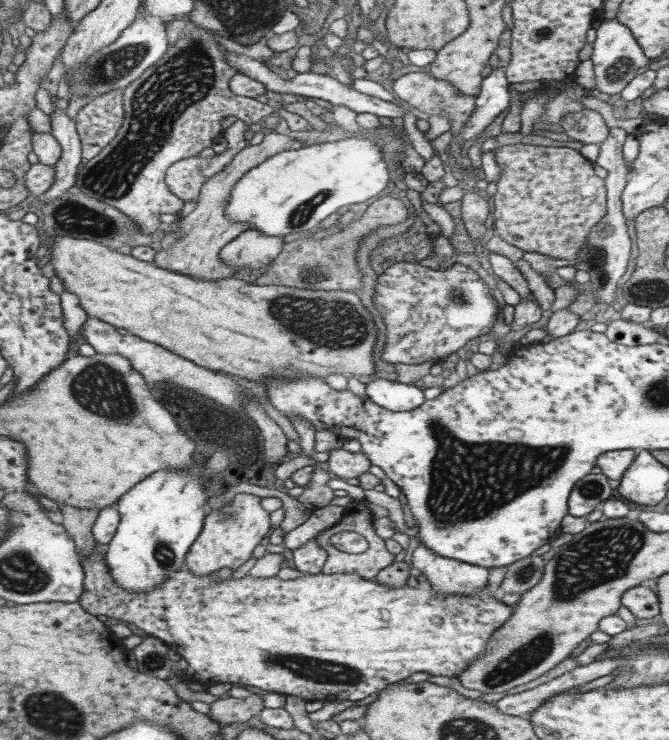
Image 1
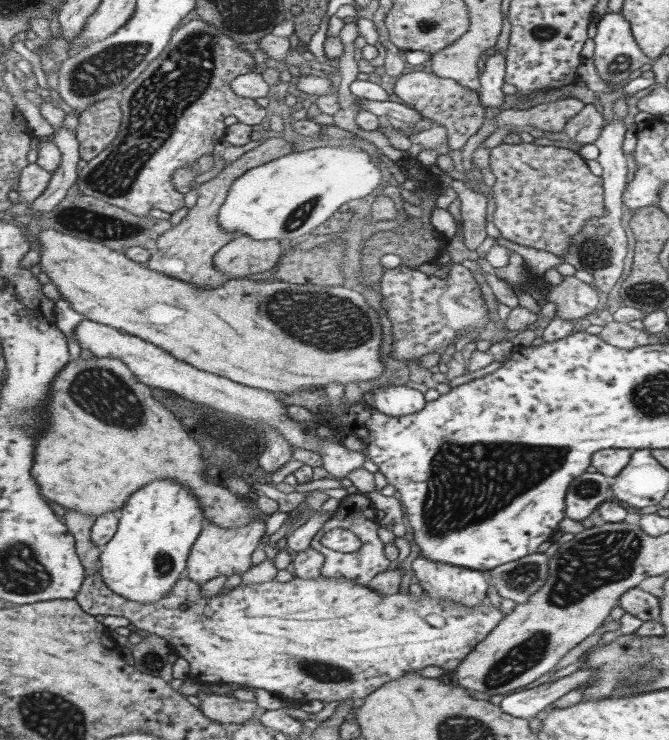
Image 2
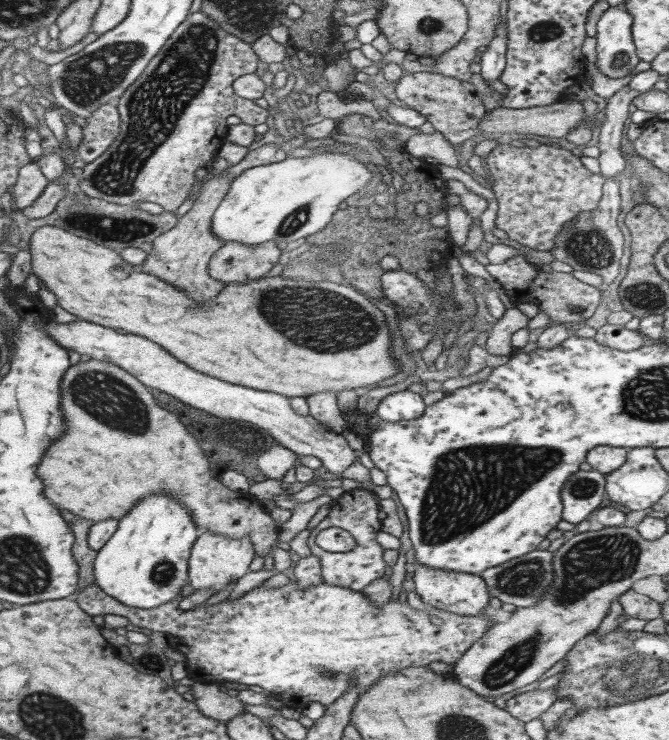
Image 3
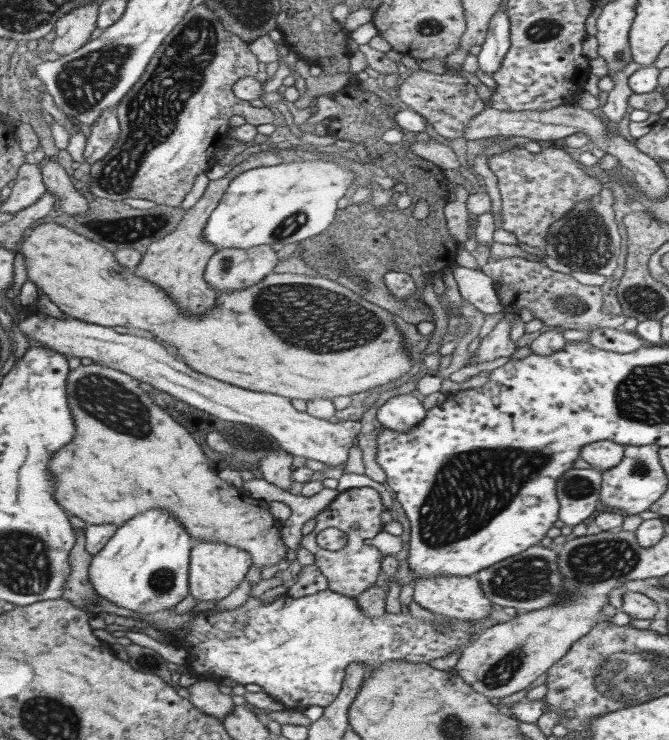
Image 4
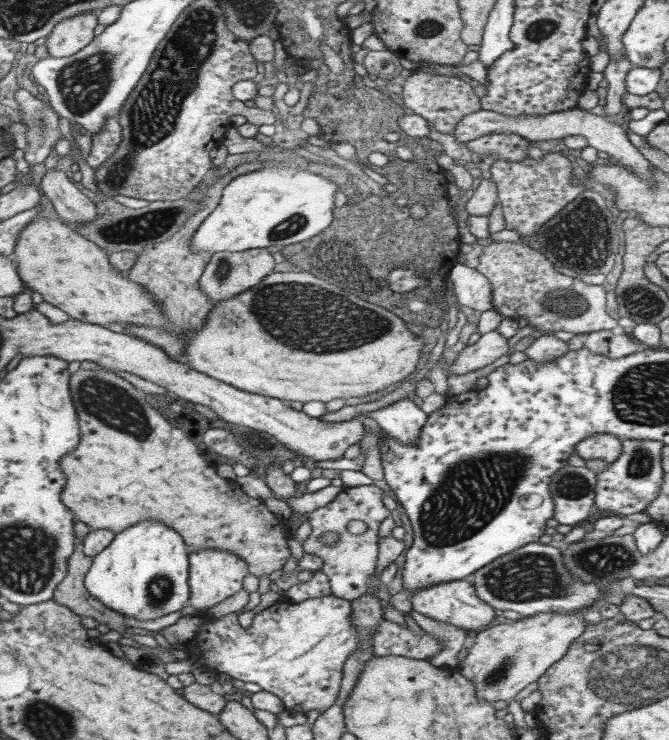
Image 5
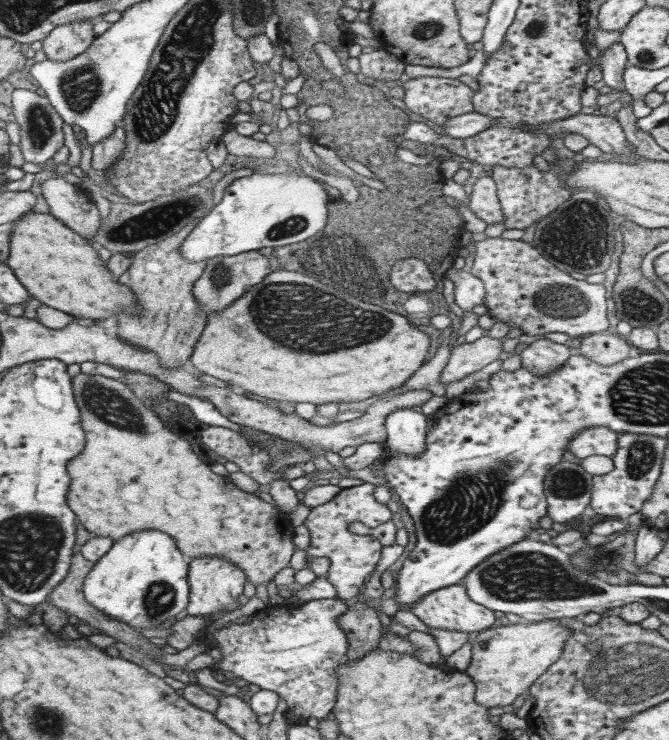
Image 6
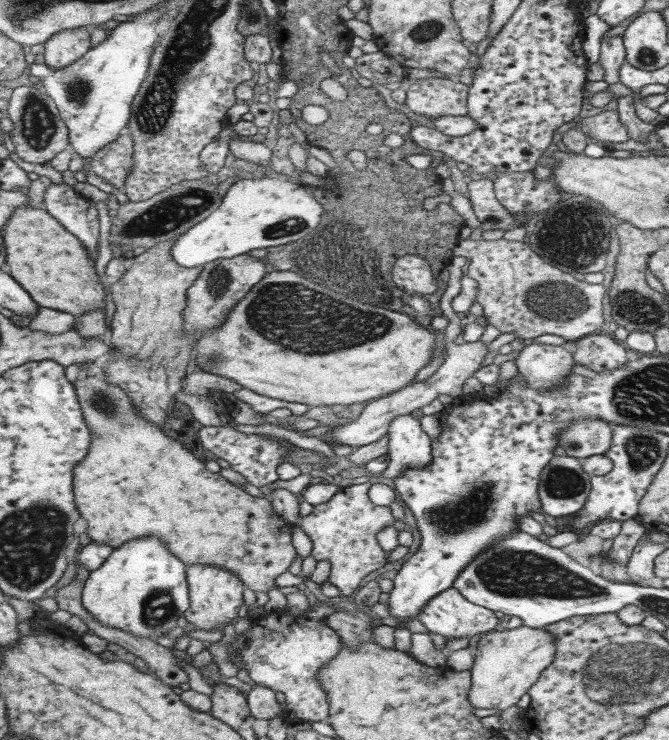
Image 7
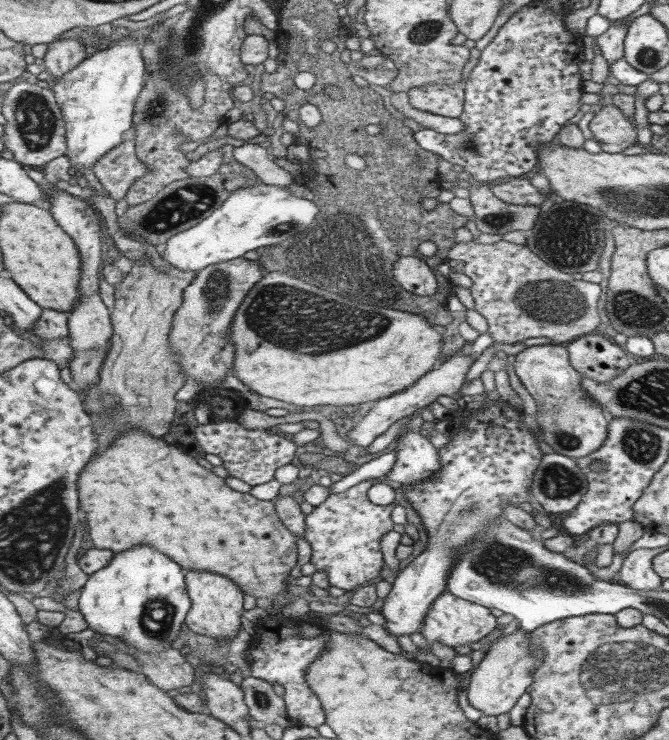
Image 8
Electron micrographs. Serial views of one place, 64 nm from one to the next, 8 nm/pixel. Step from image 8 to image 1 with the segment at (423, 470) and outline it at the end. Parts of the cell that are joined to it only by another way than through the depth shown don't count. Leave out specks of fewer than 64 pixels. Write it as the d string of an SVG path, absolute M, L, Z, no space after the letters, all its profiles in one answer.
M376 378L365 386L371 401L394 412L406 412L424 403L424 391L416 384Z

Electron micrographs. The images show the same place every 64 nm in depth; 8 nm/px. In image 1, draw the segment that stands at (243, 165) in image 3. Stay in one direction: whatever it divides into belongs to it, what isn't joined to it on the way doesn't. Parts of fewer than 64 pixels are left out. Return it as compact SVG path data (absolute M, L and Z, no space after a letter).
M266 131L265 137L258 145L247 144L236 153L236 156L224 167L224 170L211 176L202 184L198 196L196 208L192 213L180 219L180 228L178 231L167 233L162 238L162 250L156 252L152 263L158 267L170 269L184 275L198 277L198 279L218 280L232 277L236 270L234 267L224 263L220 259L220 250L230 241L240 236L242 232L248 230L248 223L232 221L226 215L226 206L230 200L230 192L234 184L242 178L251 168L258 166L262 161L274 155L287 150L299 149L302 147L302 141L291 138L287 135L281 135L276 131Z

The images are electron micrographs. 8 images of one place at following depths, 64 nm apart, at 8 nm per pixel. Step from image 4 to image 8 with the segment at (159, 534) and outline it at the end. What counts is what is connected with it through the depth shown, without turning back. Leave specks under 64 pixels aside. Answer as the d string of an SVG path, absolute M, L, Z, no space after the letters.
M134 545L130 549L115 553L106 567L89 575L87 582L80 589L78 610L84 615L87 628L95 634L104 633L120 637L128 645L136 647L138 651L160 653L162 649L172 649L172 642L176 640L186 613L190 610L191 600L186 590L185 574L188 570L180 567L174 559L154 549L152 545Z

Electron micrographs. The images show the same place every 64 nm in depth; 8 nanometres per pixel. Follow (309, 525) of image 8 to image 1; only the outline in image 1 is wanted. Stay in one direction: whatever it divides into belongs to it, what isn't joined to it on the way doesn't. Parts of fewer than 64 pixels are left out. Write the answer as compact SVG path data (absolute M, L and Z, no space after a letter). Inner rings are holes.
M353 500L346 508L341 519L333 524L332 526L326 528L326 530L320 532L316 537L318 537L318 545L320 548L326 549L328 553L328 558L323 564L322 574L358 574L361 578L365 580L374 579L382 569L390 566L394 562L395 555L390 553L386 549L384 544L384 539L380 538L374 530L374 516L370 512L370 508L366 504L360 504L360 500ZM338 532L358 532L368 541L368 549L365 552L349 555L346 552L336 549L331 543L330 538Z

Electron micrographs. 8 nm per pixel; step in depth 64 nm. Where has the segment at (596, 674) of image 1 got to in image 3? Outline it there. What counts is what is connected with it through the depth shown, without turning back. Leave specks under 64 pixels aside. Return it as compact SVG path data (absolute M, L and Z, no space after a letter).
M558 687L546 690L535 689L522 694L515 692L515 695L506 701L506 712L525 723L530 722L534 718L539 718L556 702L558 699L556 692L558 692Z

